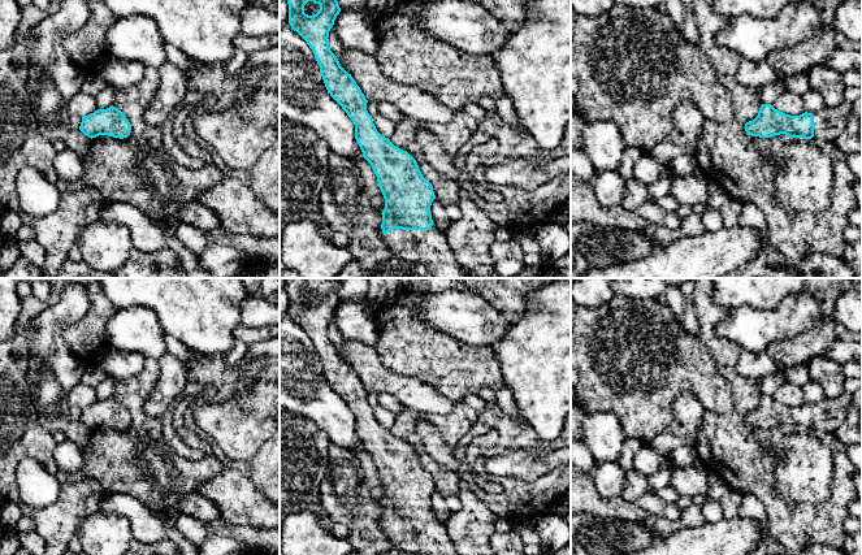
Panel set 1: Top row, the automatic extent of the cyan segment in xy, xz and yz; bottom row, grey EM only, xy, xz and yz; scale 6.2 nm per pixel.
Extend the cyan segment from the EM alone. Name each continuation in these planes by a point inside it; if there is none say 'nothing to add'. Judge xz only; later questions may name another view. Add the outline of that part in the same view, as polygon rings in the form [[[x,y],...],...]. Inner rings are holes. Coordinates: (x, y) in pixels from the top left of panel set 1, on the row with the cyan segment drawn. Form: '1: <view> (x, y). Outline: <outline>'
1: xz (430, 248). Outline: [[[433,224],[430,230],[394,229],[394,230],[389,231],[387,234],[384,234],[382,229],[380,227],[380,231],[381,231],[381,235],[382,235],[385,244],[387,246],[387,248],[391,251],[393,255],[395,255],[395,256],[398,256],[406,261],[412,261],[412,263],[424,265],[426,268],[426,270],[434,278],[469,278],[458,266],[446,235],[436,226],[436,224]]]

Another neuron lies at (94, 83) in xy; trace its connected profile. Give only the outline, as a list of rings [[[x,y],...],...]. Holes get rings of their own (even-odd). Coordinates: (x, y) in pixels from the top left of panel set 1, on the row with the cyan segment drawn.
[[[92,73],[82,84],[81,91],[90,96],[96,96],[108,83],[96,73]]]

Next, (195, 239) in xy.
[[[186,222],[178,225],[176,235],[196,256],[199,256],[211,243],[207,238],[207,231],[192,227]]]

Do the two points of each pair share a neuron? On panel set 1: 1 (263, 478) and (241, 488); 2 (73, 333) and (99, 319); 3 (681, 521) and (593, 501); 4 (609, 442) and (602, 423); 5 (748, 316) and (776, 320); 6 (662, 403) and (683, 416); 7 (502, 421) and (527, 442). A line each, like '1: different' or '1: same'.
1: different
2: same
3: same
4: same
5: same
6: different
7: same

